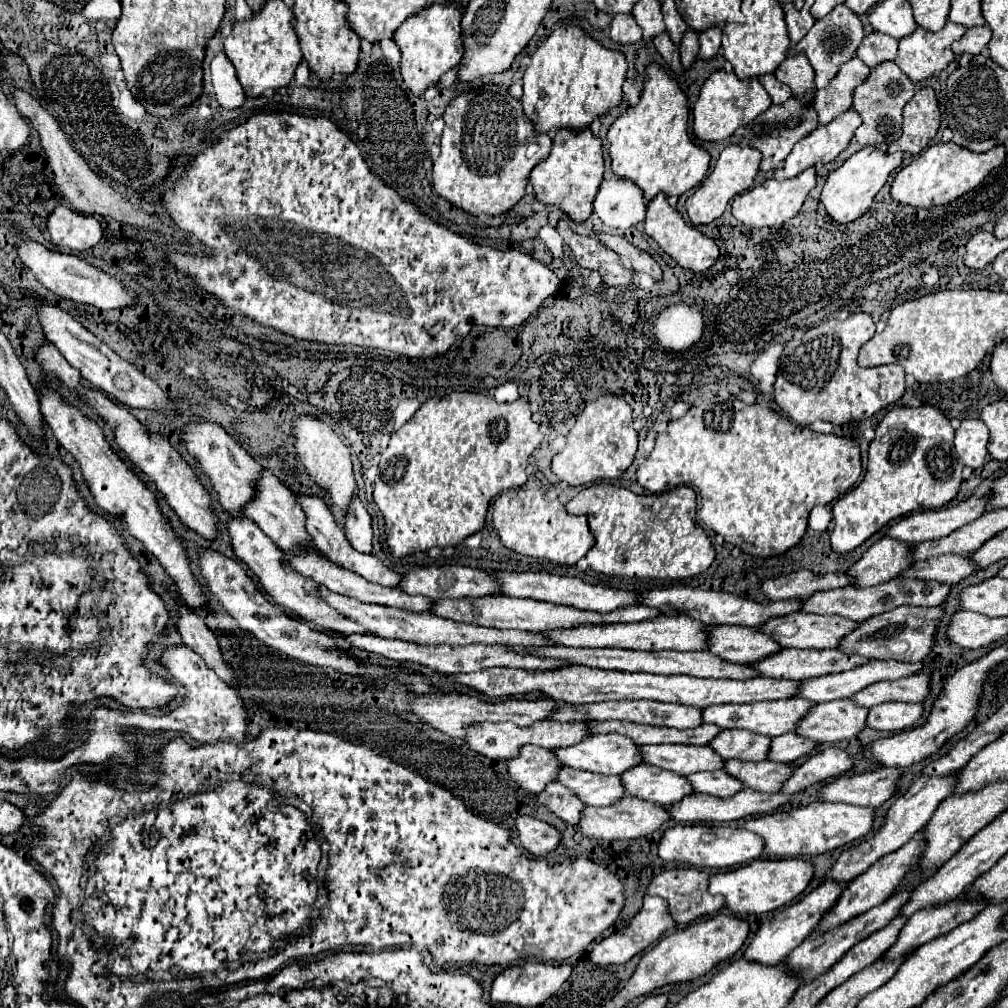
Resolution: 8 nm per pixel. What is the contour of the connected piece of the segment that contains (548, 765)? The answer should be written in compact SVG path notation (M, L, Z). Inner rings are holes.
M522 746L518 756L504 760L510 778L526 792L542 792L544 784L556 780L556 768L562 764L552 756L550 750L540 746Z

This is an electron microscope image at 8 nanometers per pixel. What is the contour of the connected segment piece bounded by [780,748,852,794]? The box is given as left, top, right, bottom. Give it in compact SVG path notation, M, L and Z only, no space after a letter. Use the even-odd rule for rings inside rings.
M824 748L816 754L812 754L804 764L800 764L788 780L784 780L780 792L794 794L798 790L804 790L816 782L824 782L828 778L844 774L852 766L850 756L840 748Z

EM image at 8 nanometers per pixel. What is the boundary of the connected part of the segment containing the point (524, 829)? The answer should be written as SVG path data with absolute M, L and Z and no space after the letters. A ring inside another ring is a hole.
M520 816L516 828L520 844L534 856L546 856L560 842L560 832L554 826L532 816Z

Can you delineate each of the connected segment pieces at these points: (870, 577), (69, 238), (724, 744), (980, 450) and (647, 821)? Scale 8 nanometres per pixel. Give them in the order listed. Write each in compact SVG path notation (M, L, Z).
M880 538L862 554L854 566L846 570L846 574L852 578L850 586L866 588L896 578L896 572L902 572L910 564L910 550L912 546L908 544L896 544L896 540Z
M58 206L48 216L48 232L54 244L68 246L74 252L94 248L102 238L102 226L96 218L80 214L68 206Z
M720 732L710 744L708 744L716 754L722 758L736 758L736 760L746 760L746 762L758 762L764 760L770 748L770 738L768 736L756 736L752 732Z
M966 418L962 420L962 426L956 430L954 448L966 466L980 468L988 454L986 450L988 440L990 440L990 430L980 418Z
M624 796L616 804L610 804L610 806L600 806L600 808L588 806L588 808L584 808L582 816L580 816L580 822L578 822L578 828L588 838L612 842L612 840L630 840L630 838L652 834L666 820L668 820L668 814L666 814L664 806L656 806L656 804L646 802L646 800Z

